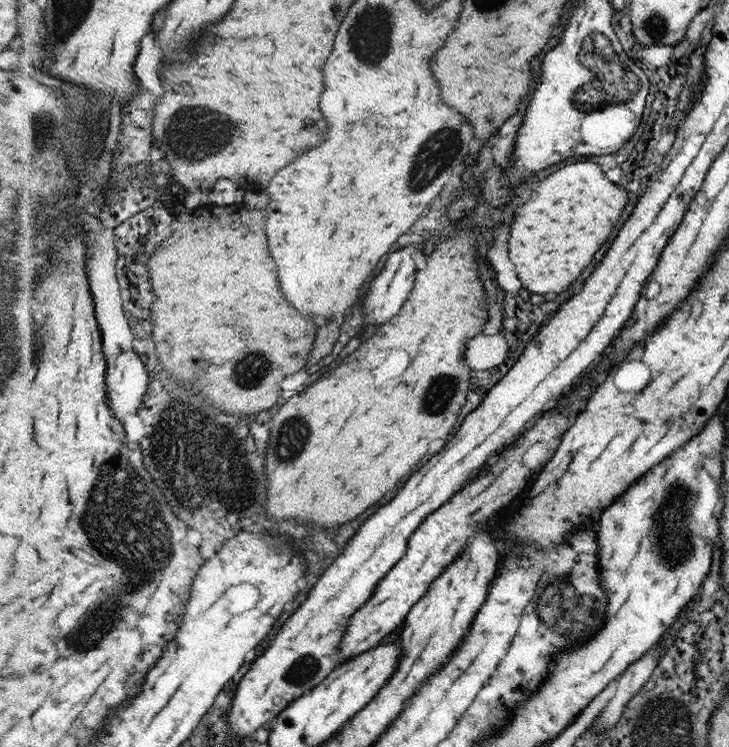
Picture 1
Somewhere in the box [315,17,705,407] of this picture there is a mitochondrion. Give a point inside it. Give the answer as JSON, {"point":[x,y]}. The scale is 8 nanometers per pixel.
{"point":[599,62]}

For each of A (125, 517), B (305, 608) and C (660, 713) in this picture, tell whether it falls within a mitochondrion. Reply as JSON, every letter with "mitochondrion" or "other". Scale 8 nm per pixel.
{"A":"mitochondrion","B":"other","C":"mitochondrion"}

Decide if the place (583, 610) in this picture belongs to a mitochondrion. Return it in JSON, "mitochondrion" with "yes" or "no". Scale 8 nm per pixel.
{"mitochondrion":"yes"}

